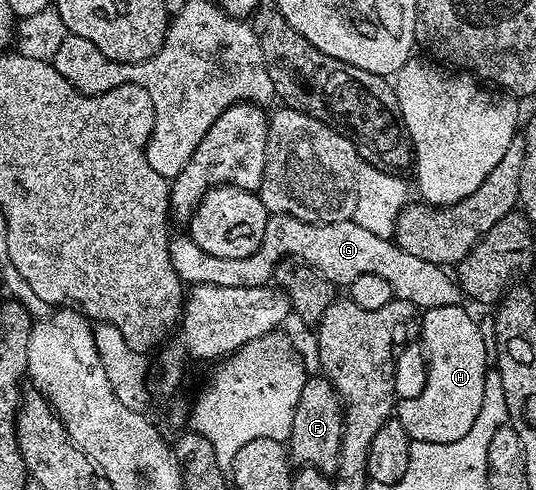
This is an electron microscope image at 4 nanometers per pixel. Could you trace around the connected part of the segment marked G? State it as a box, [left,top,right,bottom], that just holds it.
[169,214,463,309]

